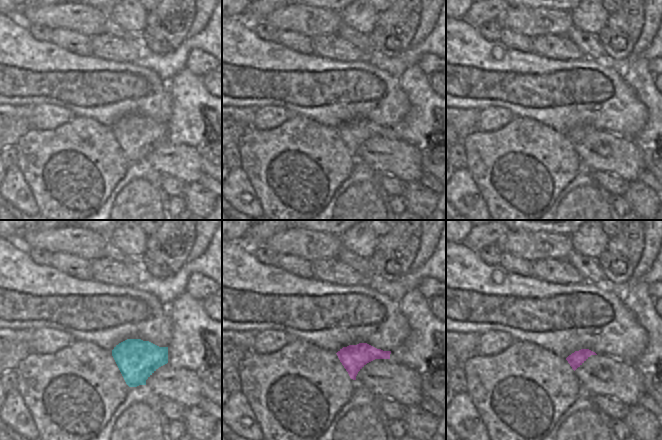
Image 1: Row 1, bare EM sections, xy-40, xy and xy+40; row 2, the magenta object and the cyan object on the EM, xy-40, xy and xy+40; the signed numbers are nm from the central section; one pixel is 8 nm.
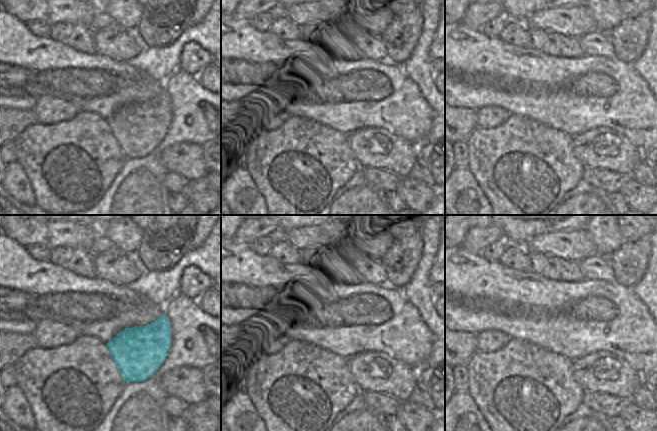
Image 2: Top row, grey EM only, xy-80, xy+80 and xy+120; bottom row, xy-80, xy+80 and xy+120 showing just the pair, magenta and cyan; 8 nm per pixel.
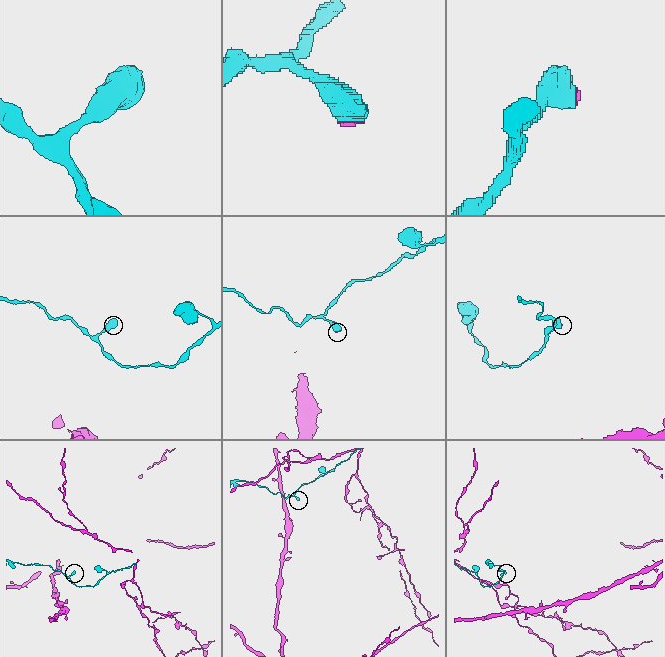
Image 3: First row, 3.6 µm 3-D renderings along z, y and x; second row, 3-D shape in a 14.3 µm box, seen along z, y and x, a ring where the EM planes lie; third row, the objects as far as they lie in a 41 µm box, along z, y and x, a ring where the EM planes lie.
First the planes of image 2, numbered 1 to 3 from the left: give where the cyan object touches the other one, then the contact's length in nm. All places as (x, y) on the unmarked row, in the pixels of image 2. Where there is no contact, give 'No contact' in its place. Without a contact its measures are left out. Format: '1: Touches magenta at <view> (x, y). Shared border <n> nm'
1: No contact
2: No contact
3: No contact

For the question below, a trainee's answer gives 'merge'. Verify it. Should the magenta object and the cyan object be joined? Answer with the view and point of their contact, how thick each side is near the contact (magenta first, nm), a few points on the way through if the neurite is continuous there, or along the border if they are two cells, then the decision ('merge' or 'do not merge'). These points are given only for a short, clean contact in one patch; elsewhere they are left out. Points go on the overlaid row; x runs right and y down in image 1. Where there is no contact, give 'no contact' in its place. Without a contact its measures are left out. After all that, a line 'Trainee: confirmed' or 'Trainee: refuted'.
no contact; do not merge
Trainee: refuted

